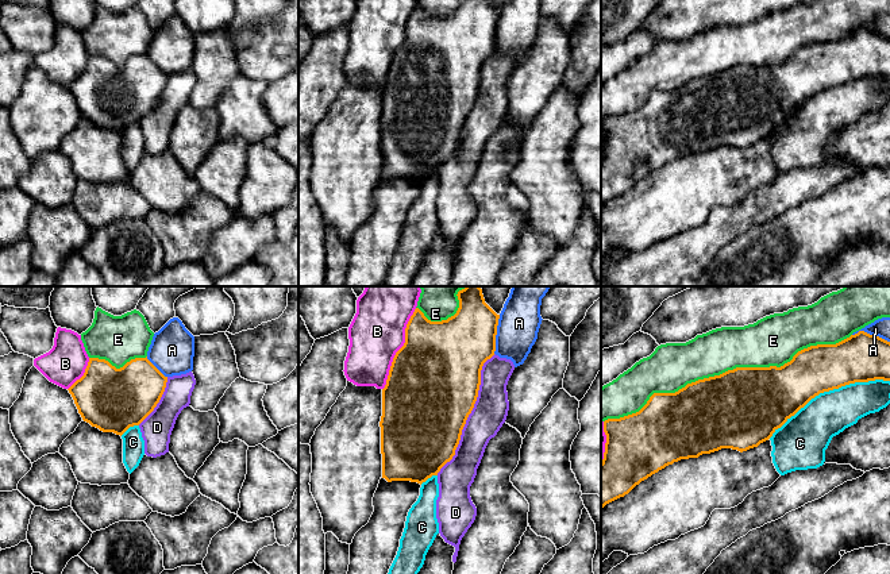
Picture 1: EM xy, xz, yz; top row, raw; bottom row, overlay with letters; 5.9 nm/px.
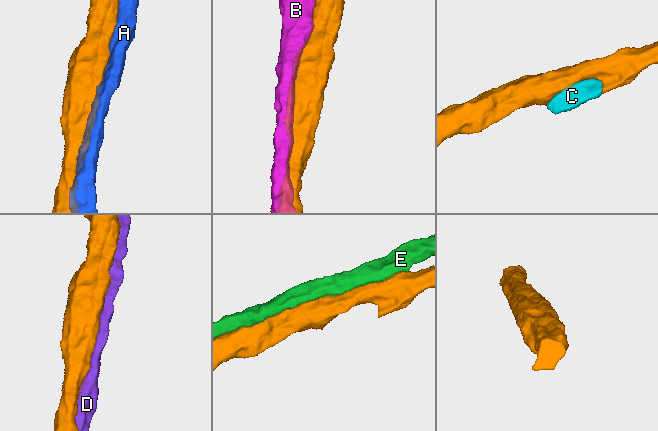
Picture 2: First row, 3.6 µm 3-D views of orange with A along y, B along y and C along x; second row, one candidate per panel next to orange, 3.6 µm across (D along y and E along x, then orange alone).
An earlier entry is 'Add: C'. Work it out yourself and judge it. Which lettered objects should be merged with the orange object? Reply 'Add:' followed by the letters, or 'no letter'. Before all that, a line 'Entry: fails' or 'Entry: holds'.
Entry: holds
Add: C

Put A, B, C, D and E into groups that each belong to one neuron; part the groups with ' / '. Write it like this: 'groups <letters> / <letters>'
groups A / B / C / D / E

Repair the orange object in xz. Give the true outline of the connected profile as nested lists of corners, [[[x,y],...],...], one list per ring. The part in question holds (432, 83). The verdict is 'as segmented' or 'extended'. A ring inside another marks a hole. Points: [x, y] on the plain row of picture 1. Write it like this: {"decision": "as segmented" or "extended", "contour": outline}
{"decision": "extended", "contour": [[[459,0],[456,11],[447,18],[431,19],[416,5],[407,22],[405,41],[396,50],[382,86],[382,176],[388,180],[417,180],[421,185],[408,209],[385,286],[411,285],[439,231],[438,170],[455,153],[462,127],[477,99],[482,63],[496,49],[498,16],[500,12],[486,0]]]}

